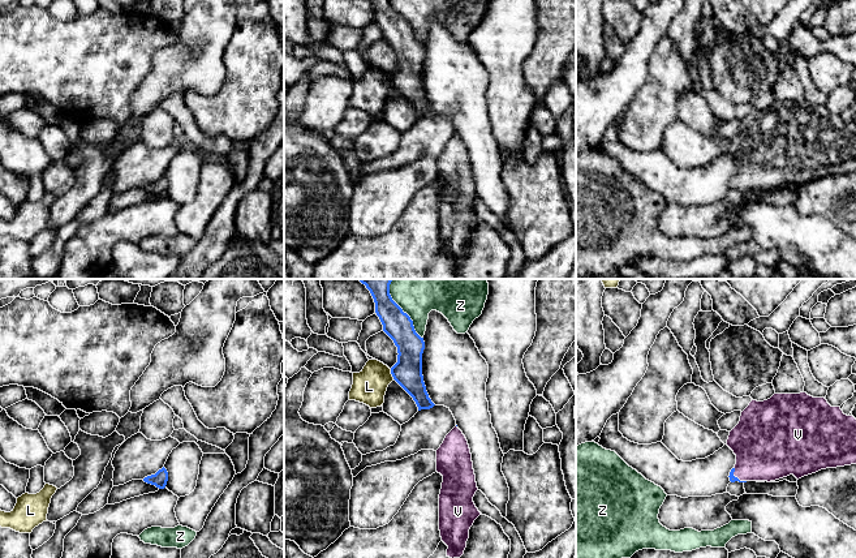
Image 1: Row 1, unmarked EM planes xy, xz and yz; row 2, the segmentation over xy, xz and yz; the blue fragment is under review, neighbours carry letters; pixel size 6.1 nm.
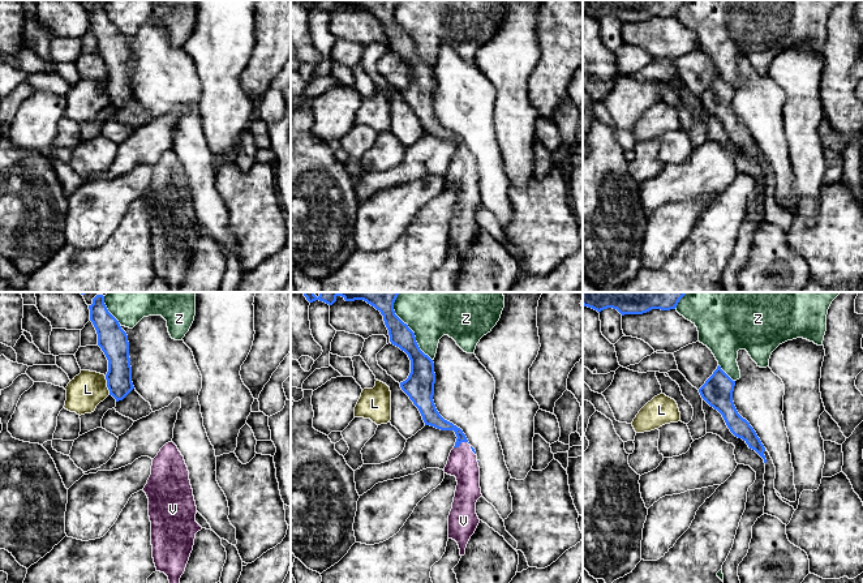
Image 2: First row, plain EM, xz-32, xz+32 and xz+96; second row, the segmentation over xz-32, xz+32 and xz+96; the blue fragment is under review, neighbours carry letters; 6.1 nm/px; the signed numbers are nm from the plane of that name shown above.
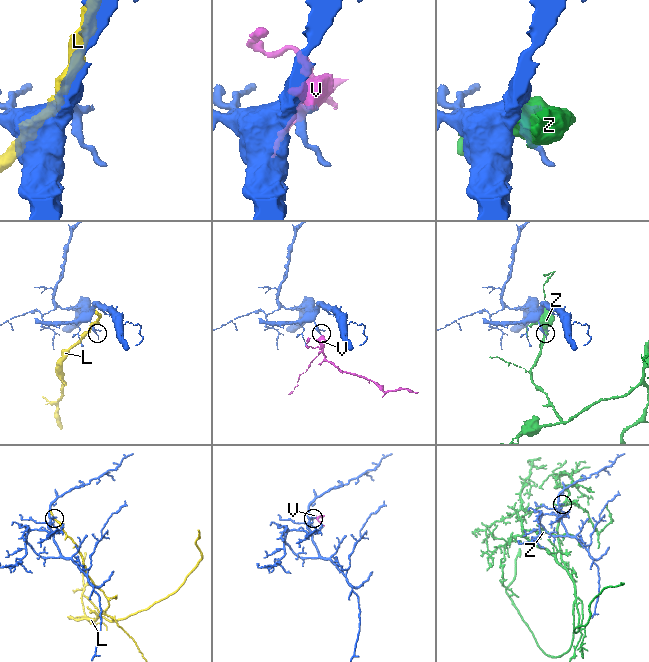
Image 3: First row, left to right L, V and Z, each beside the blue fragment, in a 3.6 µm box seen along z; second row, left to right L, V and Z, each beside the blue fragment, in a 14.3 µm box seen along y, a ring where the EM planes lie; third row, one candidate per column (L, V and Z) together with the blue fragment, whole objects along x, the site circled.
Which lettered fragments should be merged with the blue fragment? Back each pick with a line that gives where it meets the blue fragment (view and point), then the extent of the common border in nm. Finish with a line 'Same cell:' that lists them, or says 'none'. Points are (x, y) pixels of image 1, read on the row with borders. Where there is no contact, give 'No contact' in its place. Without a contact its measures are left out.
V: Touches blue at yz (736, 477). Shared border 120 nm
Same cell: V

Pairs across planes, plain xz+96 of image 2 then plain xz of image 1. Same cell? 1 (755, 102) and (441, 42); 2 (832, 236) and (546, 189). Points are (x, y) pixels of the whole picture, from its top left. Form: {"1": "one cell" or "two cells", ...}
{"1": "one cell", "2": "one cell"}

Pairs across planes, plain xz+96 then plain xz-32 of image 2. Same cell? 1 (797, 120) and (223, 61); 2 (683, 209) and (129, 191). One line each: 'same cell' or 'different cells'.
1: same cell
2: same cell

